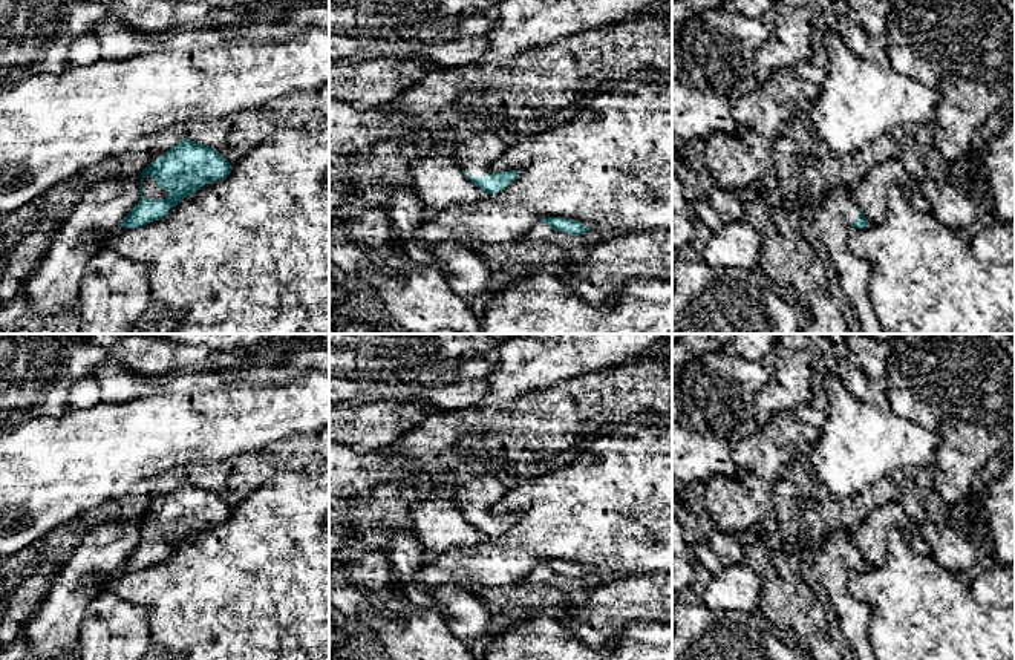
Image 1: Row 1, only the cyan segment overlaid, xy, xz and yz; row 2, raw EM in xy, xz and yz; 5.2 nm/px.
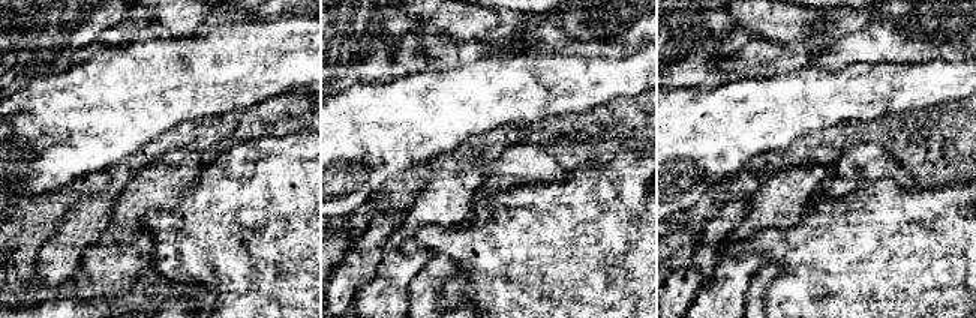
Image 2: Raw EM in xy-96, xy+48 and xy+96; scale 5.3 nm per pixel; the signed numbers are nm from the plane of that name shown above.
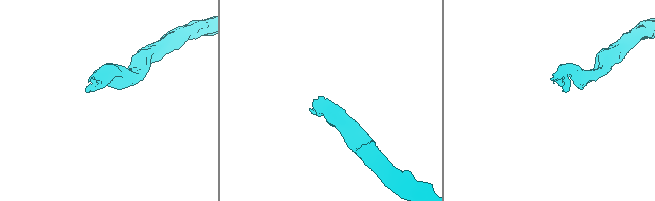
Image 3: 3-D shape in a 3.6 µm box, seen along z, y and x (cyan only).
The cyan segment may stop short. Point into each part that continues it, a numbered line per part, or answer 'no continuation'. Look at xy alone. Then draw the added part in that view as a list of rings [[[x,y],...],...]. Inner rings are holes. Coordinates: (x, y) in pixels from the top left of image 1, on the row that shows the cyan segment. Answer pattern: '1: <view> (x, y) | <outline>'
1: xy (152, 190) | [[[148,173],[144,178],[142,187],[144,187],[142,198],[147,201],[165,199],[170,196],[170,193],[167,190],[164,190],[158,185],[158,182],[152,178],[152,173]]]

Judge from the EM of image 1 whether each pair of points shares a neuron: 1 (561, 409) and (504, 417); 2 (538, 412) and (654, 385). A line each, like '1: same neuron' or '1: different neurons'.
1: same neuron
2: same neuron

